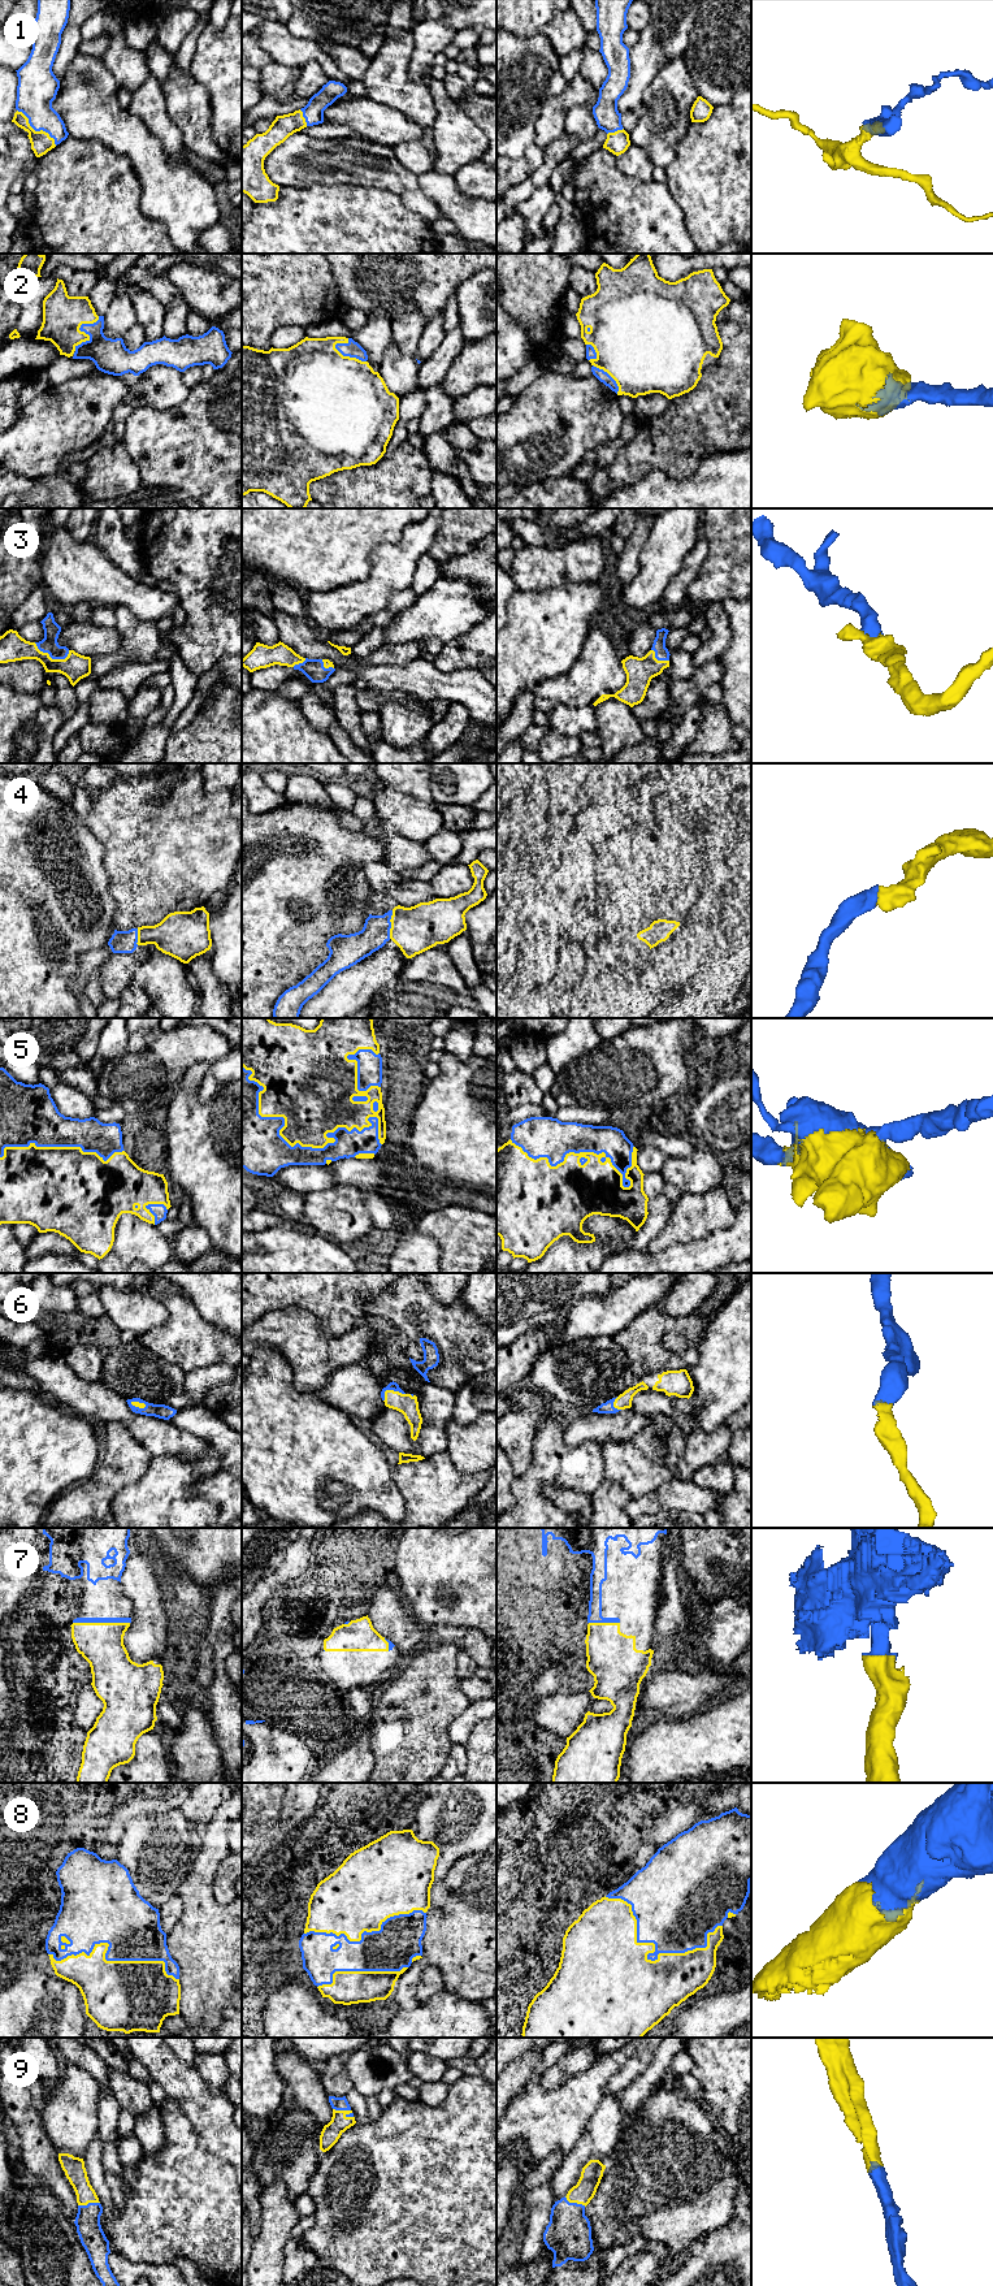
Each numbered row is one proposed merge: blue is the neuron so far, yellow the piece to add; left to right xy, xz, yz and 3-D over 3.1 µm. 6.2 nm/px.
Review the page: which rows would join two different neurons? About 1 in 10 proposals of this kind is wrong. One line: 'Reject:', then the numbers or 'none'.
Reject: none

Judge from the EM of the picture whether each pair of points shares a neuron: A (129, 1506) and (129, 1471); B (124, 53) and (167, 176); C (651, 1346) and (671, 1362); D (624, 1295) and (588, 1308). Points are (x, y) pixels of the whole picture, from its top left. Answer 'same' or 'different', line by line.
A: different
B: different
C: same
D: same

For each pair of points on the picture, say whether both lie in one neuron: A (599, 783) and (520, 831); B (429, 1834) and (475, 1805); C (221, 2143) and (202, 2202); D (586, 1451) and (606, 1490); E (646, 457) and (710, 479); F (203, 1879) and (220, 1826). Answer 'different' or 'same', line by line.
A: same
B: same
C: different
D: different
E: different
F: same

